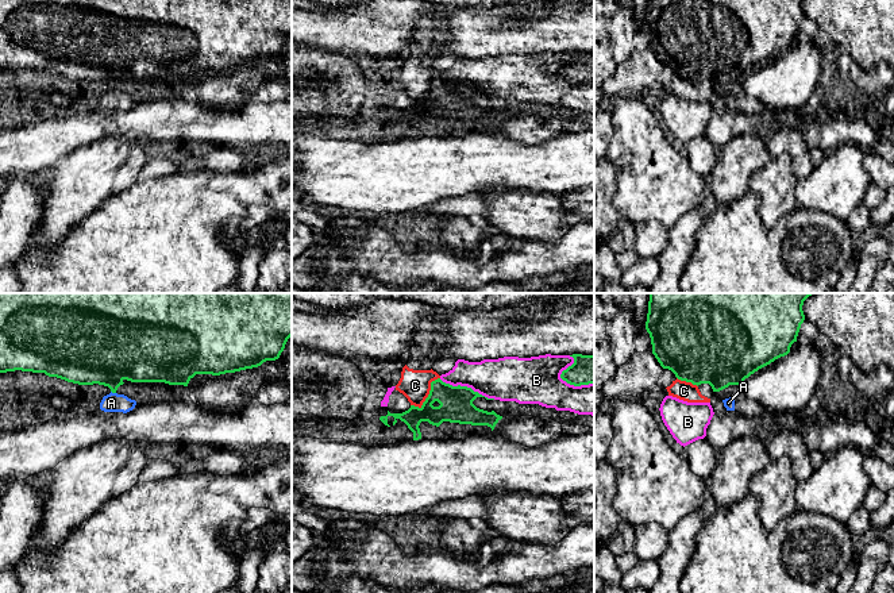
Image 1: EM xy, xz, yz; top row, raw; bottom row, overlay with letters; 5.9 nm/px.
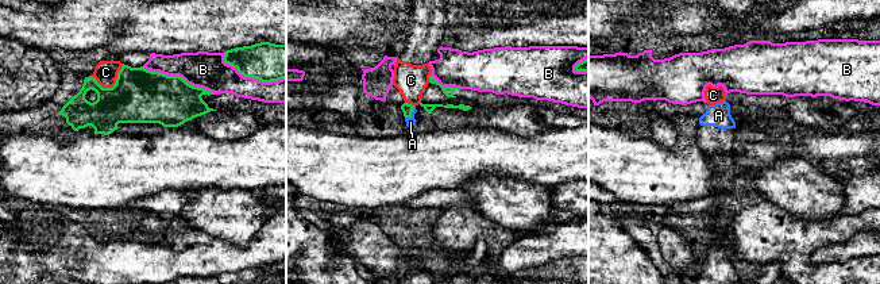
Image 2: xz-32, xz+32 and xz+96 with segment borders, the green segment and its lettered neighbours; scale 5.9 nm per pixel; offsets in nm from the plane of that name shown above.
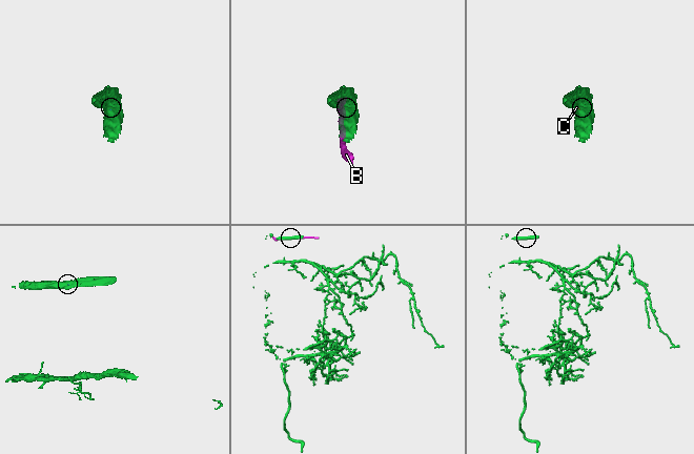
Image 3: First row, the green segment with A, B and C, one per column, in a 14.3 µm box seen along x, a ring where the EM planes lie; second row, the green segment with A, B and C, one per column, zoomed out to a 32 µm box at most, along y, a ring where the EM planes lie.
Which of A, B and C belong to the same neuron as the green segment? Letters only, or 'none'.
none

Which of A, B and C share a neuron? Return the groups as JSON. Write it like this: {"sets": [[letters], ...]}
{"sets": [["A", "C"], ["B"]]}

